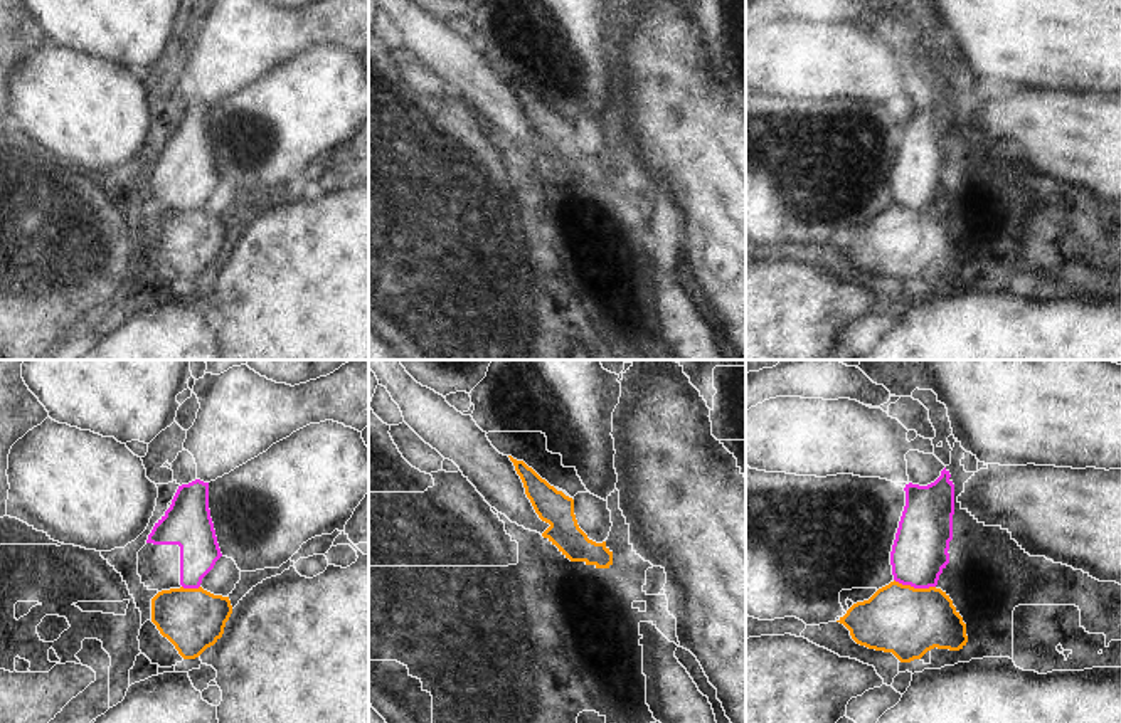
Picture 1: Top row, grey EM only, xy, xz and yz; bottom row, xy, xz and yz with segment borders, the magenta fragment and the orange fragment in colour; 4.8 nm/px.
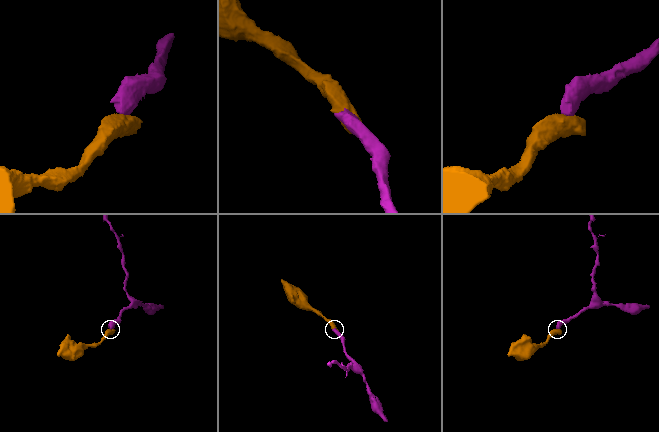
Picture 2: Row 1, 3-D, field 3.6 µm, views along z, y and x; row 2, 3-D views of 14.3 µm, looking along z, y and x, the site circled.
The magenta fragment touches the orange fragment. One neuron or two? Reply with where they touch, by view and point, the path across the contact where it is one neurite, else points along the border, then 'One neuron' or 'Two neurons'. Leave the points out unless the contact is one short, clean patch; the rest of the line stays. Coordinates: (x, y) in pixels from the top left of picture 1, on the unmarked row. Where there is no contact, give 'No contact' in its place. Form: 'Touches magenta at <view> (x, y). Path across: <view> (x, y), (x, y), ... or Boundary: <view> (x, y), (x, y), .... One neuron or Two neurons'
Touches magenta at yz (914, 211). Boundary: yz (894, 202), (914, 211), (935, 211). Two neurons.

